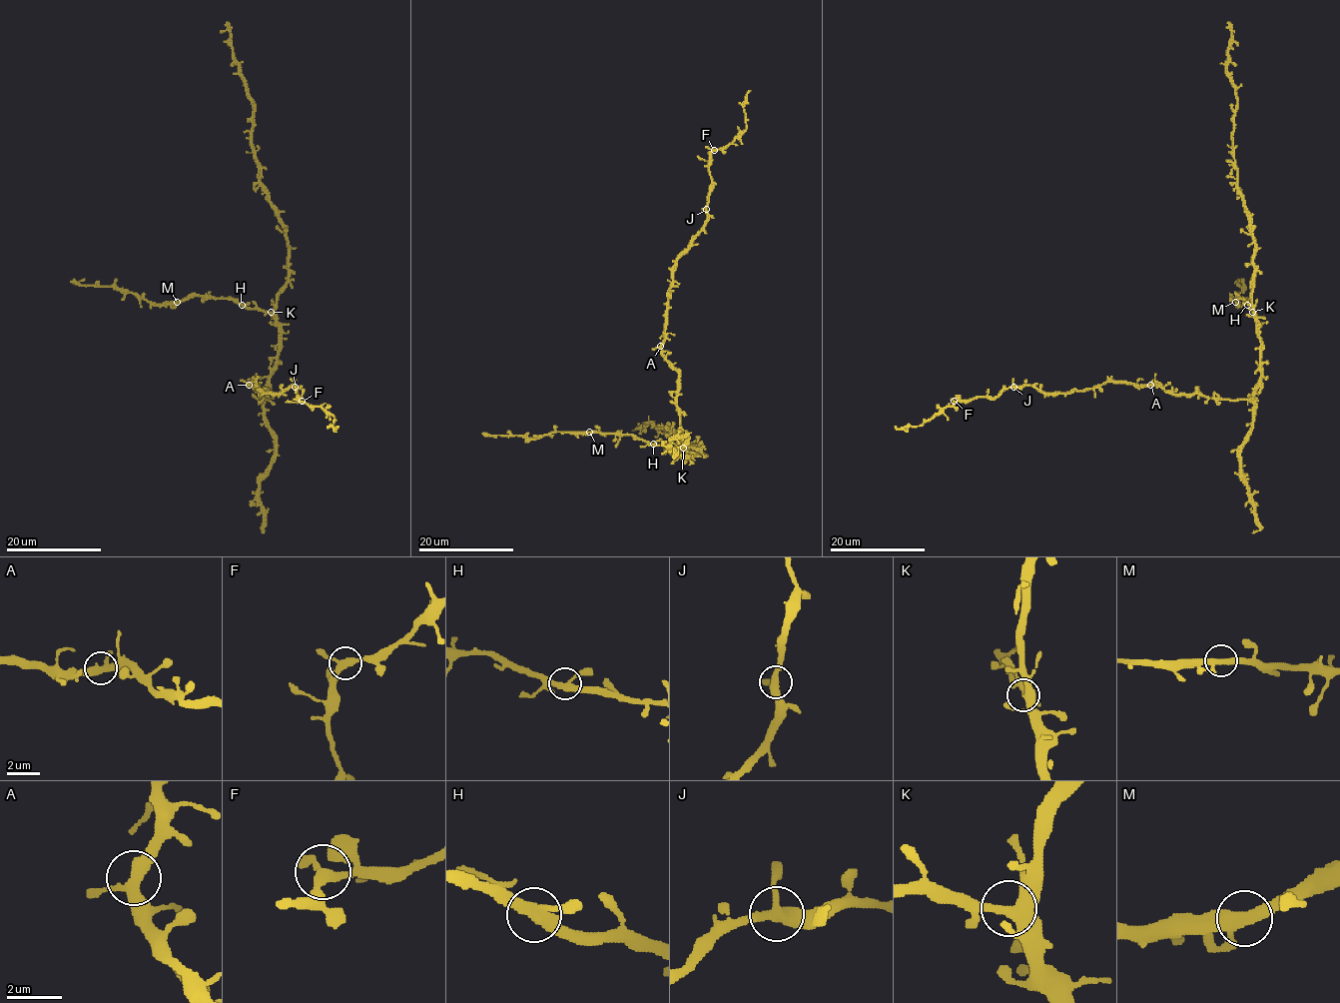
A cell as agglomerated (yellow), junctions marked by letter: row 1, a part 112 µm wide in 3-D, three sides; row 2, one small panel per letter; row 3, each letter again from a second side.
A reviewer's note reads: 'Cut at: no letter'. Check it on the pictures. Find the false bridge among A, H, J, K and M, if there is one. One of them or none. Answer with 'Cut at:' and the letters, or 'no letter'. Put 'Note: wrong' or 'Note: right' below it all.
Cut at: no letter
Note: right

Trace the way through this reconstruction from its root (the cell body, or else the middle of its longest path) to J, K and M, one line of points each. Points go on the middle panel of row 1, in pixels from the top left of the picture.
J: (678, 446), (682, 432), (678, 371), (661, 355), (666, 302), (674, 261), (703, 226), (707, 209)
K: (678, 446), (677, 450), (683, 457), (691, 457), (683, 448)
M: (678, 446), (677, 450), (683, 457), (691, 457), (683, 450), (653, 446), (630, 435), (589, 432)

